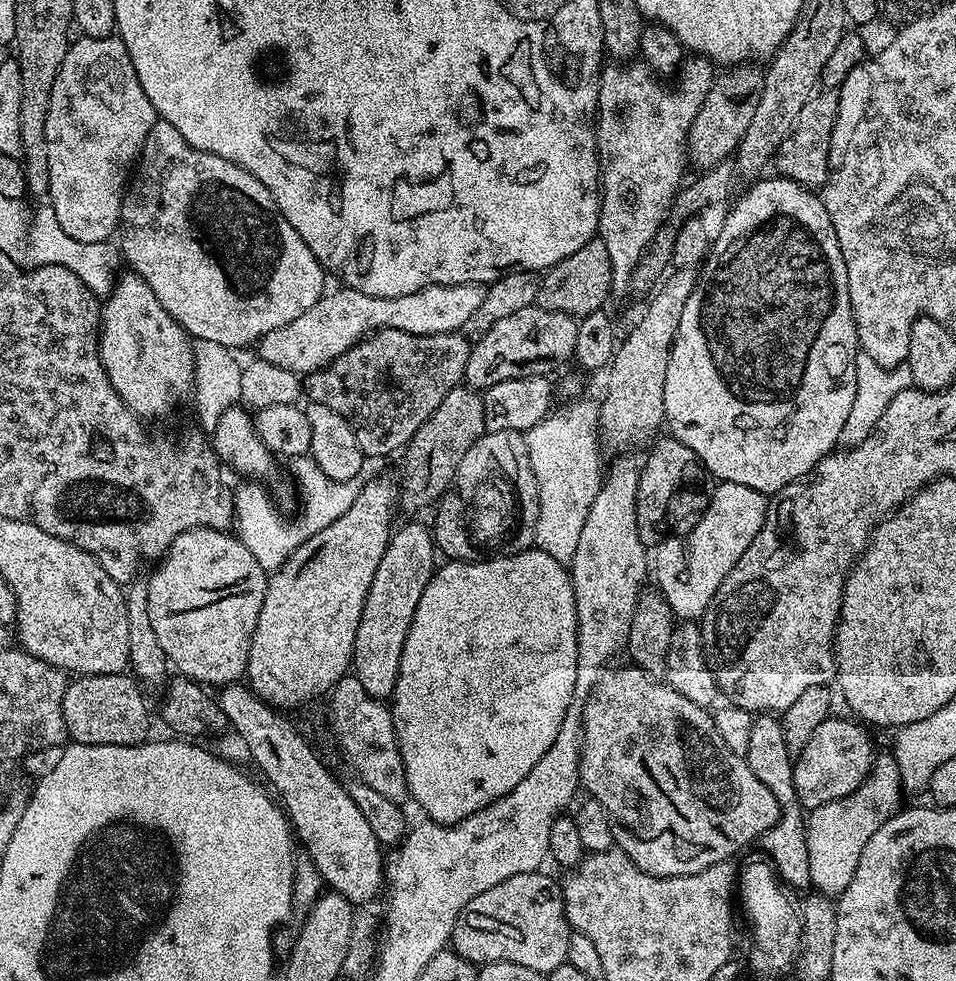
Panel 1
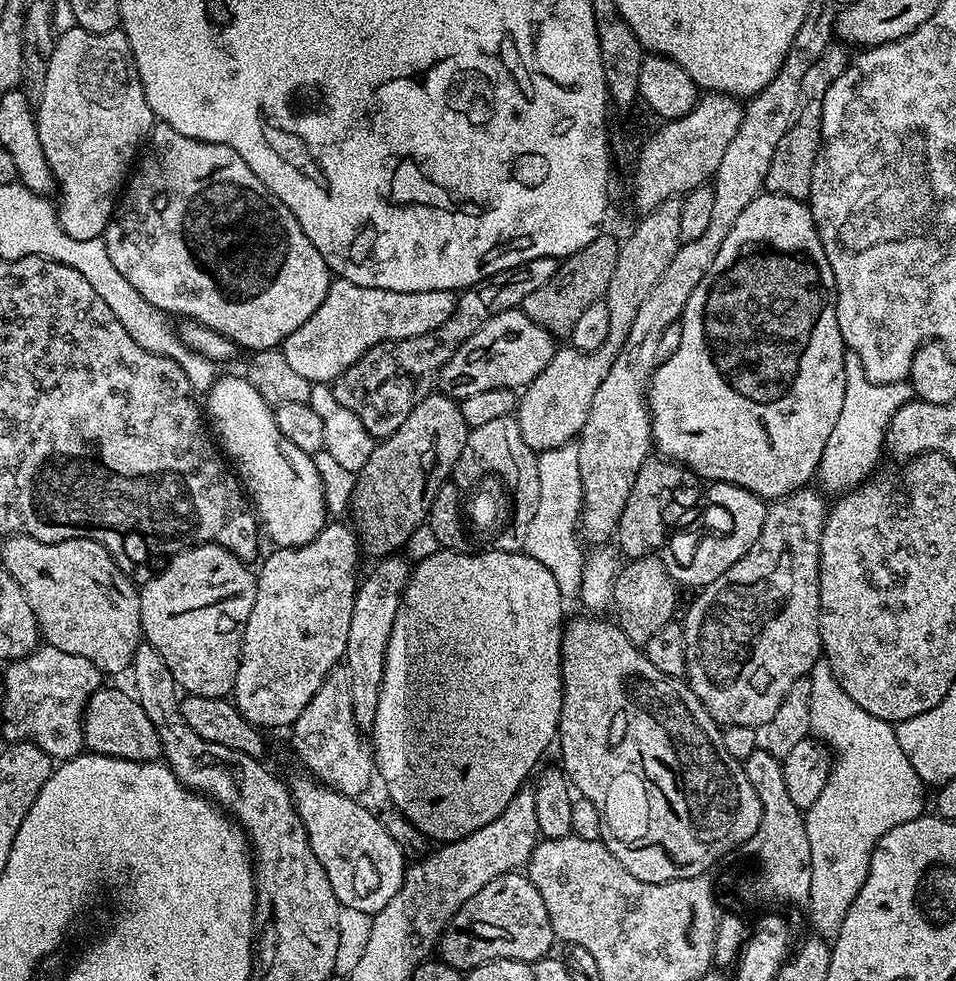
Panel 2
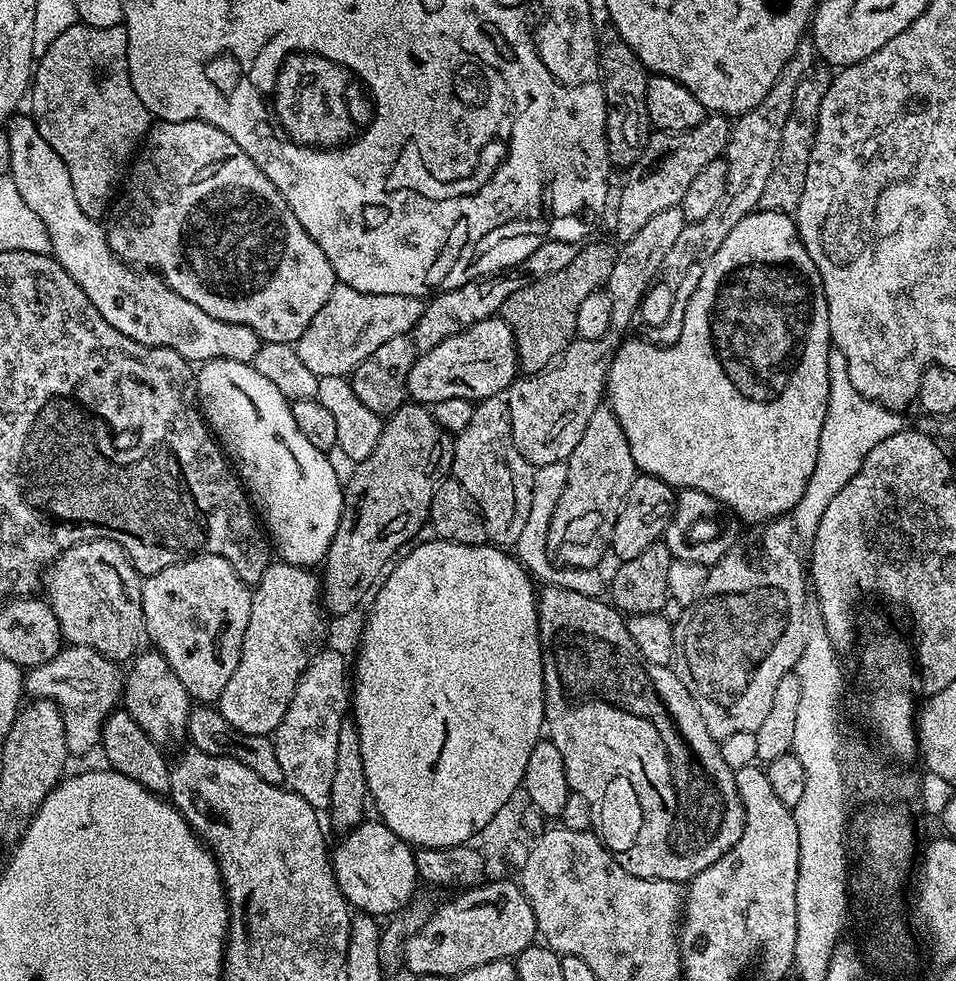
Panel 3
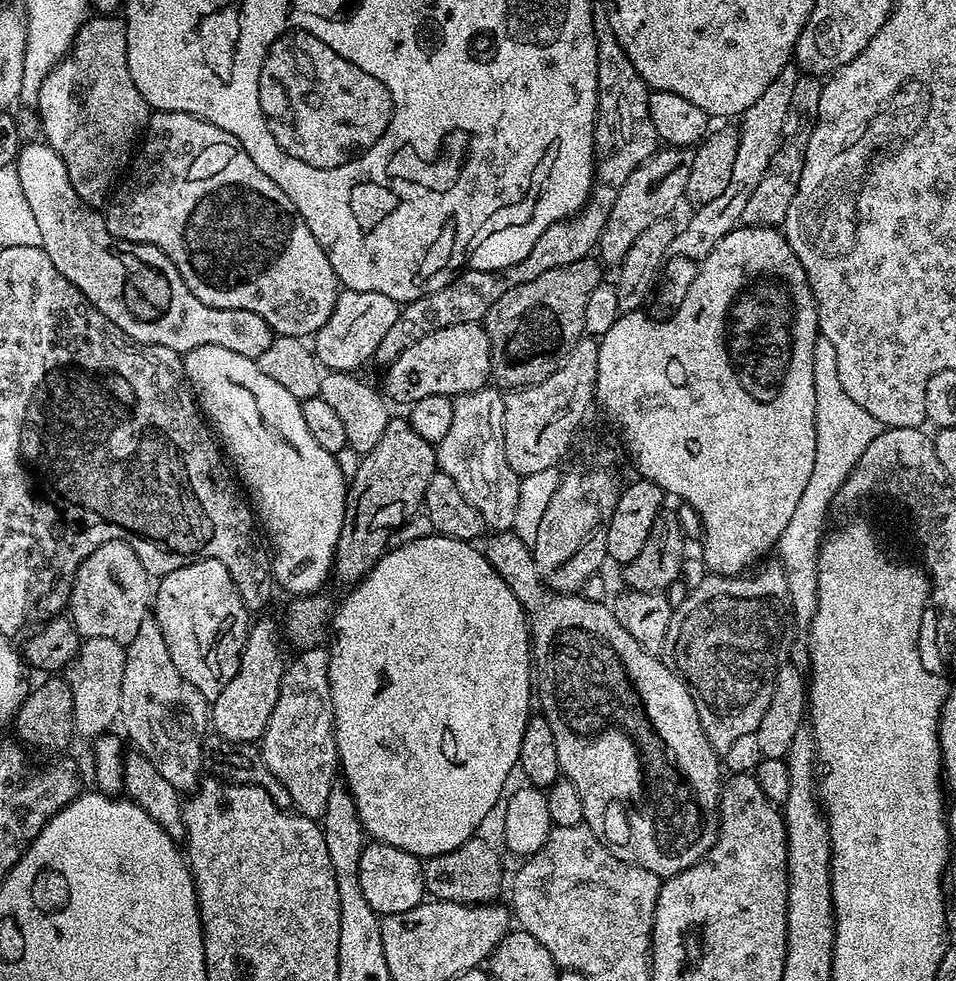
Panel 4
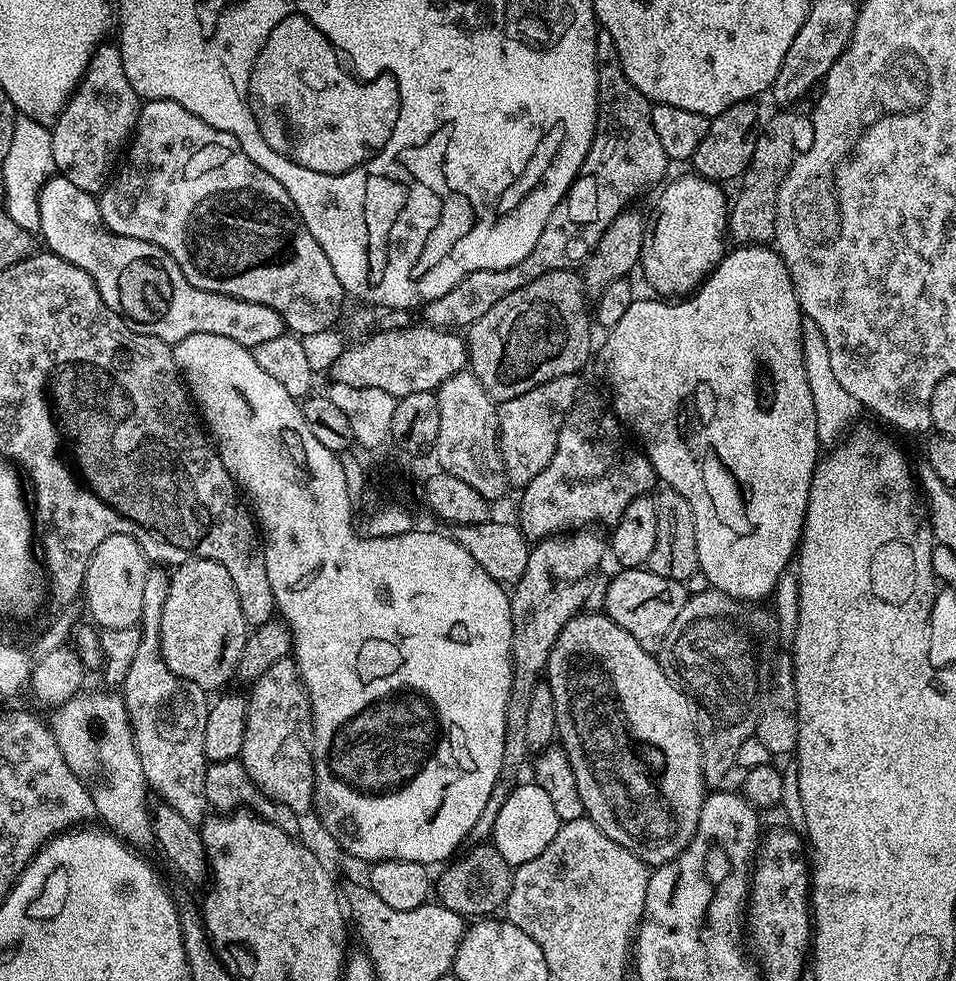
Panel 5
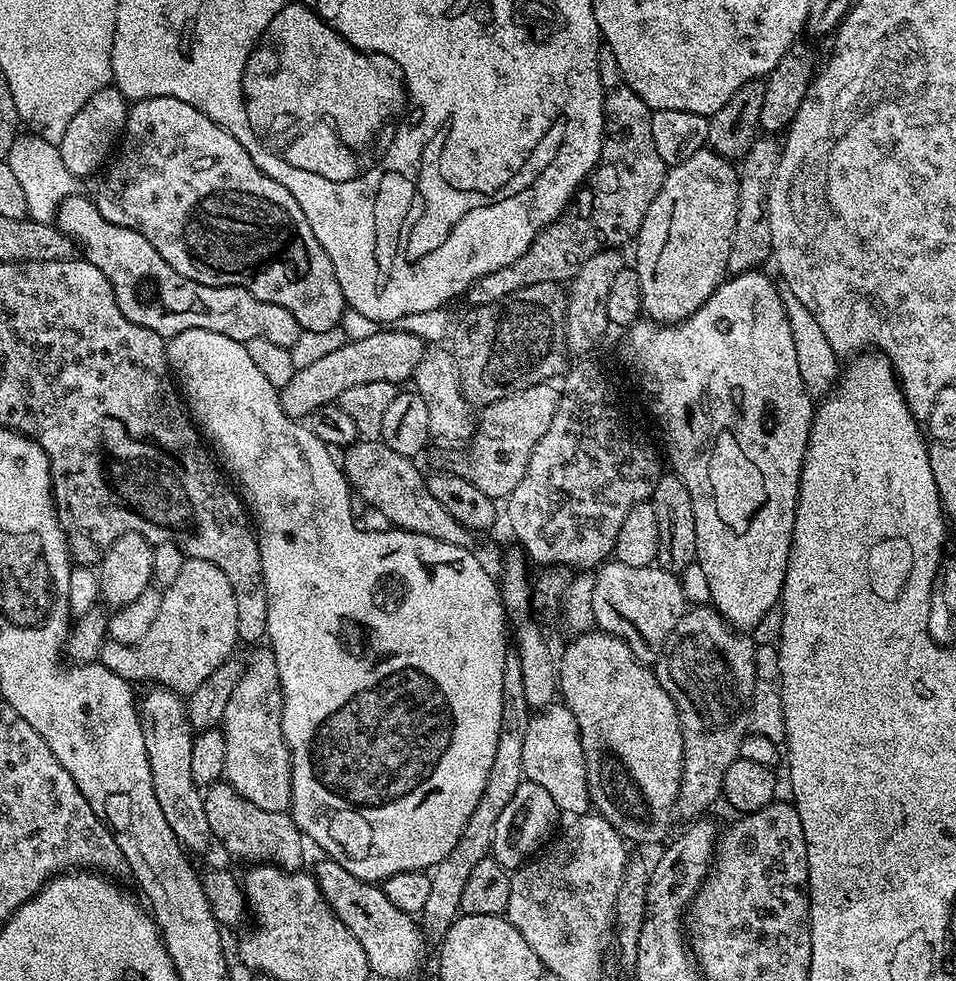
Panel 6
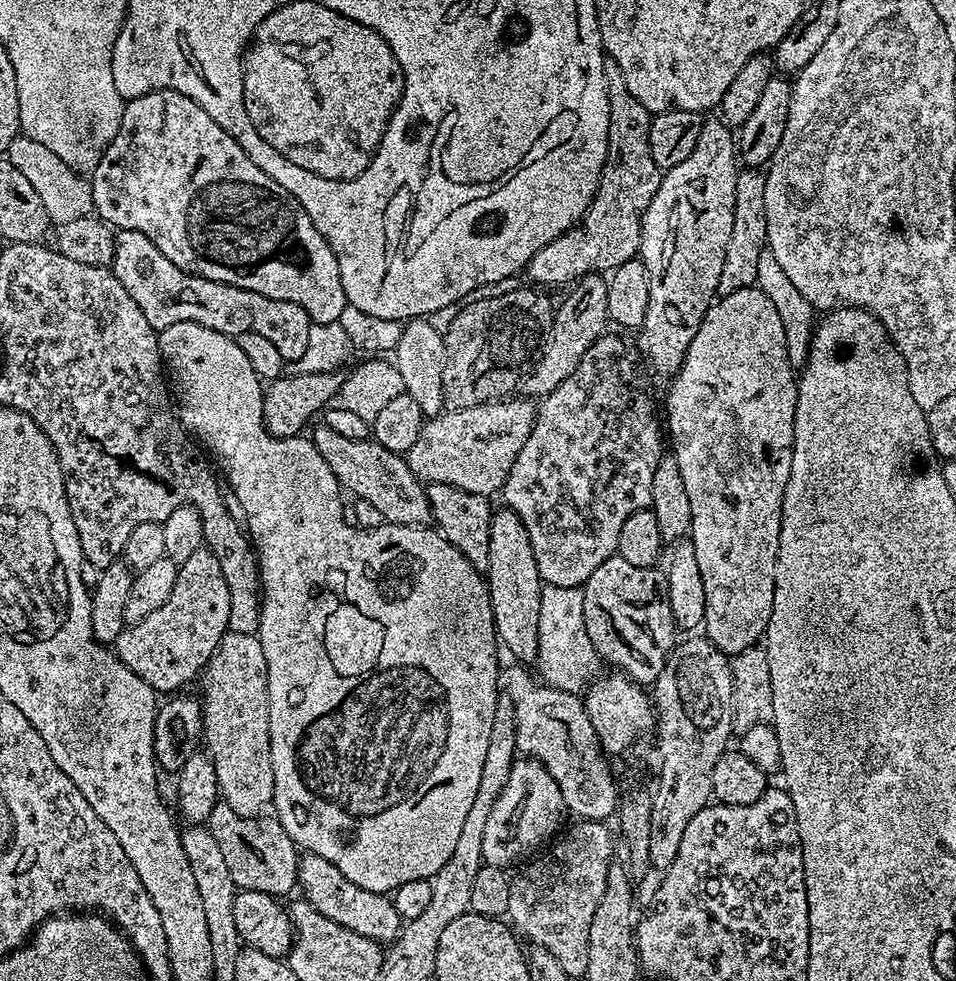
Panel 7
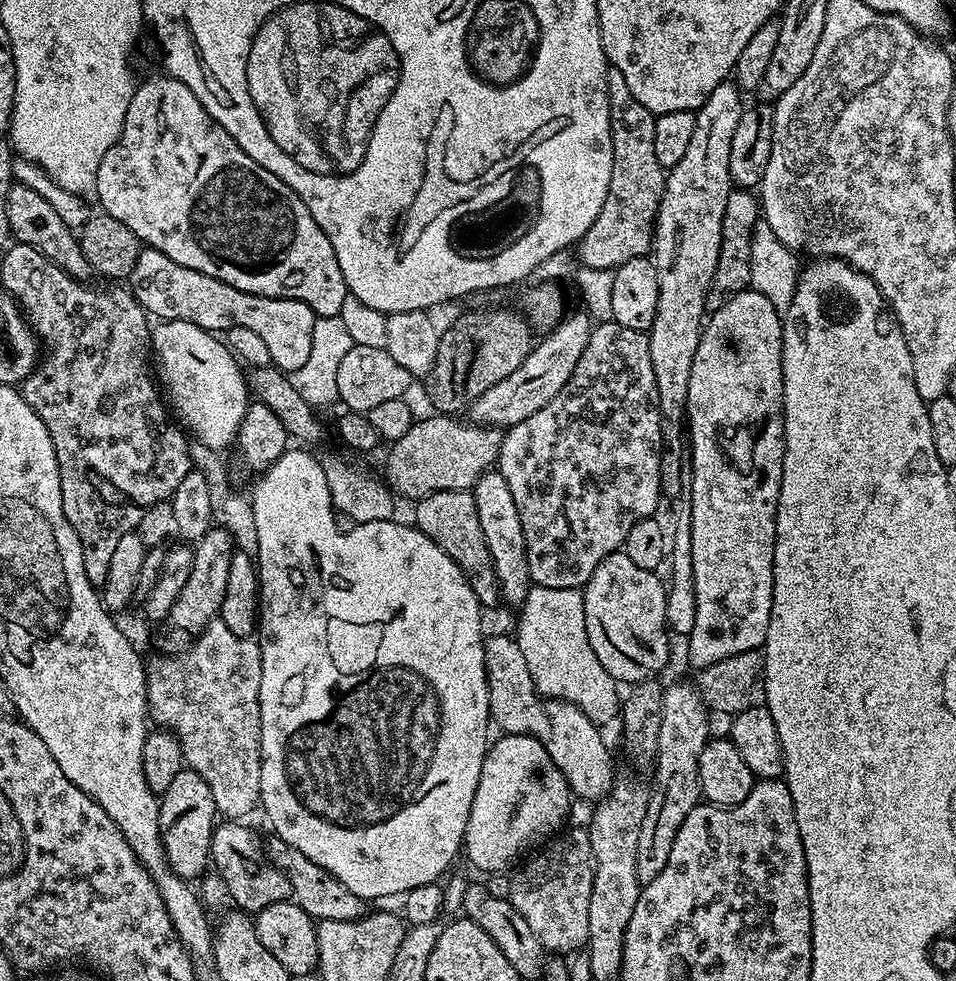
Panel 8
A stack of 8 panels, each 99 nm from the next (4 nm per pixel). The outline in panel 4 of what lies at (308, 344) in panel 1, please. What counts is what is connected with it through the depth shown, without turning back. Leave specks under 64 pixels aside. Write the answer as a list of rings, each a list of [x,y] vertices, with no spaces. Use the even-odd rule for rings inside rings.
[[[344,290],[336,297],[330,318],[317,330],[314,337],[316,359],[325,369],[333,372],[360,370],[367,360],[371,361],[378,350],[378,342],[398,322],[401,305],[394,298],[377,292]]]

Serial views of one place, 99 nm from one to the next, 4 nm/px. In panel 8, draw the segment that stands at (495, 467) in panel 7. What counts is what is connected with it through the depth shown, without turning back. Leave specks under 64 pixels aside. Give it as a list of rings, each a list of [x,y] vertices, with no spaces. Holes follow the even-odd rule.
[[[431,414],[425,420],[417,419],[402,434],[402,438],[391,441],[388,452],[388,461],[384,464],[384,476],[387,487],[397,497],[409,496],[412,502],[420,499],[421,496],[429,496],[432,492],[445,492],[454,490],[462,492],[471,489],[481,475],[487,473],[500,459],[500,447],[504,432],[498,428],[485,428],[482,424],[465,422],[452,414]]]

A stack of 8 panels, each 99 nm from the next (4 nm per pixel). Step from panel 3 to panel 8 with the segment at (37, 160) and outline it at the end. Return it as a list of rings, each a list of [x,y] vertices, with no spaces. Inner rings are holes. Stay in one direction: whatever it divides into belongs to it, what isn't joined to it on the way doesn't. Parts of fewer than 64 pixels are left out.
[[[145,247],[138,254],[138,262],[134,262],[130,291],[149,317],[160,322],[194,322],[213,334],[227,333],[234,326],[246,326],[246,330],[254,330],[254,334],[259,334],[262,342],[266,342],[272,364],[282,372],[298,370],[310,357],[317,314],[310,310],[310,306],[306,306],[306,302],[298,302],[294,298],[259,296],[226,286],[226,282],[218,282],[218,278],[210,278],[210,274],[190,270],[149,247]]]

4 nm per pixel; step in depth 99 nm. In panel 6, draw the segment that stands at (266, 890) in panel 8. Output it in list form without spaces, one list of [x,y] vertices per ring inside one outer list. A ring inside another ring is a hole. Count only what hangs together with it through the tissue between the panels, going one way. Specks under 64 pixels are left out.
[[[226,782],[207,785],[203,789],[206,818],[210,821],[213,837],[232,856],[249,860],[249,865],[274,864],[286,872],[299,872],[304,865],[306,837],[288,812],[261,810],[254,802],[246,802],[234,786]]]

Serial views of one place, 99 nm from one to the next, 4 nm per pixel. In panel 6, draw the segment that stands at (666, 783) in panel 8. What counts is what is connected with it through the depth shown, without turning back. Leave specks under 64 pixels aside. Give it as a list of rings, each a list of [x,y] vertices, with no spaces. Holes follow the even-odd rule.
[[[692,606],[681,616],[680,621],[674,626],[674,630],[669,634],[668,640],[664,643],[664,648],[660,651],[660,659],[654,665],[654,671],[662,690],[670,694],[674,706],[680,715],[680,729],[682,730],[682,746],[684,747],[684,769],[680,779],[680,793],[676,799],[675,811],[685,816],[685,821],[691,822],[705,815],[704,808],[708,808],[717,799],[721,799],[724,791],[724,775],[730,768],[730,762],[740,759],[740,747],[742,738],[747,736],[750,731],[750,709],[752,706],[752,695],[754,694],[754,682],[756,681],[756,645],[755,639],[751,640],[751,635],[743,631],[734,631],[731,624],[711,606]]]

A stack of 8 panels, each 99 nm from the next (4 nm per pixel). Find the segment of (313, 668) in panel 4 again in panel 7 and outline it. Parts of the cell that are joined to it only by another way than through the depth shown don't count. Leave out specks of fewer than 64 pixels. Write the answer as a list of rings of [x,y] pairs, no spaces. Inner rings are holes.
[[[228,632],[218,650],[198,677],[199,699],[204,710],[203,747],[214,762],[218,774],[220,800],[234,810],[234,814],[259,816],[271,805],[274,794],[274,762],[270,758],[270,702],[268,701],[268,667],[262,654],[259,635]]]

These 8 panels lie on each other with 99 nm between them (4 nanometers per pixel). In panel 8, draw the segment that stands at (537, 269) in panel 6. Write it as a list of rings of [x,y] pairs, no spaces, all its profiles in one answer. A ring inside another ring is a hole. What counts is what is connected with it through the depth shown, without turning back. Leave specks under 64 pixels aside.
[[[609,67],[606,74],[610,122],[612,123],[612,173],[610,190],[594,226],[580,239],[578,251],[585,269],[617,269],[630,258],[648,256],[656,230],[656,215],[664,193],[666,170],[654,154],[654,126],[656,116],[626,86],[622,70]]]

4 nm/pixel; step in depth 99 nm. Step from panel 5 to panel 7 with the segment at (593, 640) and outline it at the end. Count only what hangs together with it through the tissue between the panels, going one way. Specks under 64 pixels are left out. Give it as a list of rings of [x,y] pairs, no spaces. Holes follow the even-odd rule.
[[[609,671],[609,676],[597,675],[583,693],[584,709],[590,718],[590,726],[594,726],[594,734],[598,734],[600,746],[605,753],[624,752],[639,736],[653,731],[656,713],[653,701],[643,687],[623,672]]]

